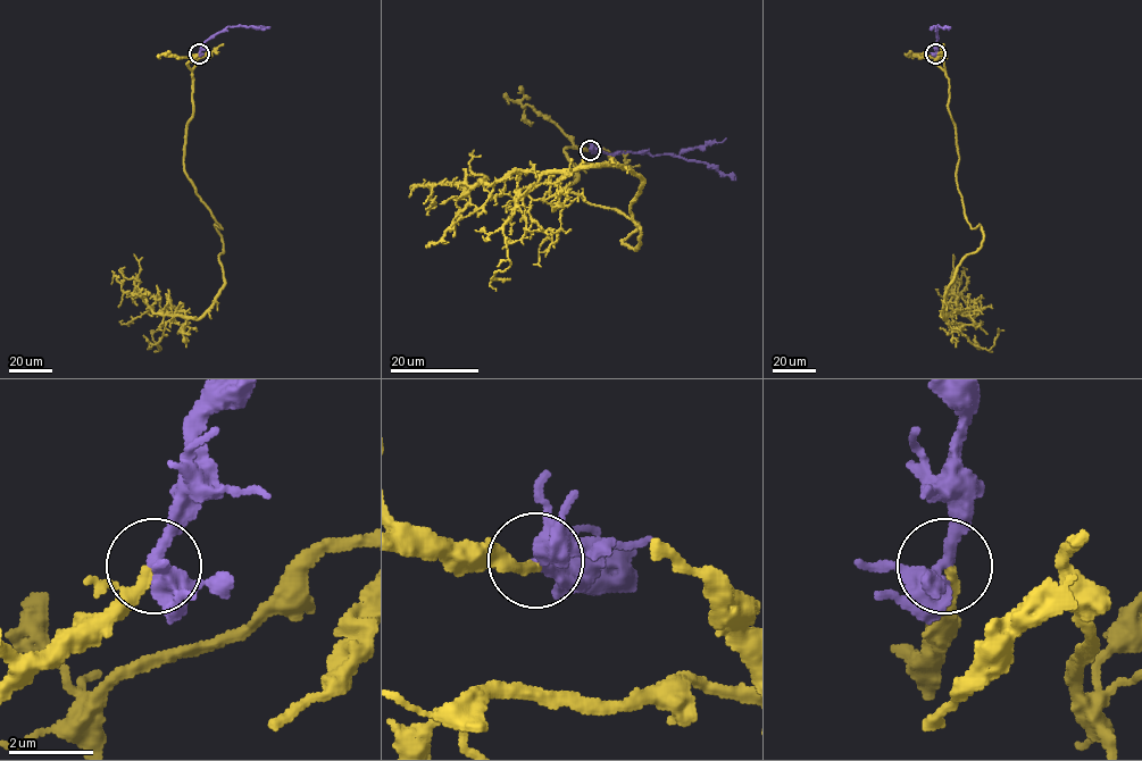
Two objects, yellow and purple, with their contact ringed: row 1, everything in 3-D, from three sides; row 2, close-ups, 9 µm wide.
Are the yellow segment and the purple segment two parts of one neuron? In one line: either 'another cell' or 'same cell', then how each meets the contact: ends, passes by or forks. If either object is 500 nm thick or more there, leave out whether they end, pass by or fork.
same cell | yellow ends | purple forks

